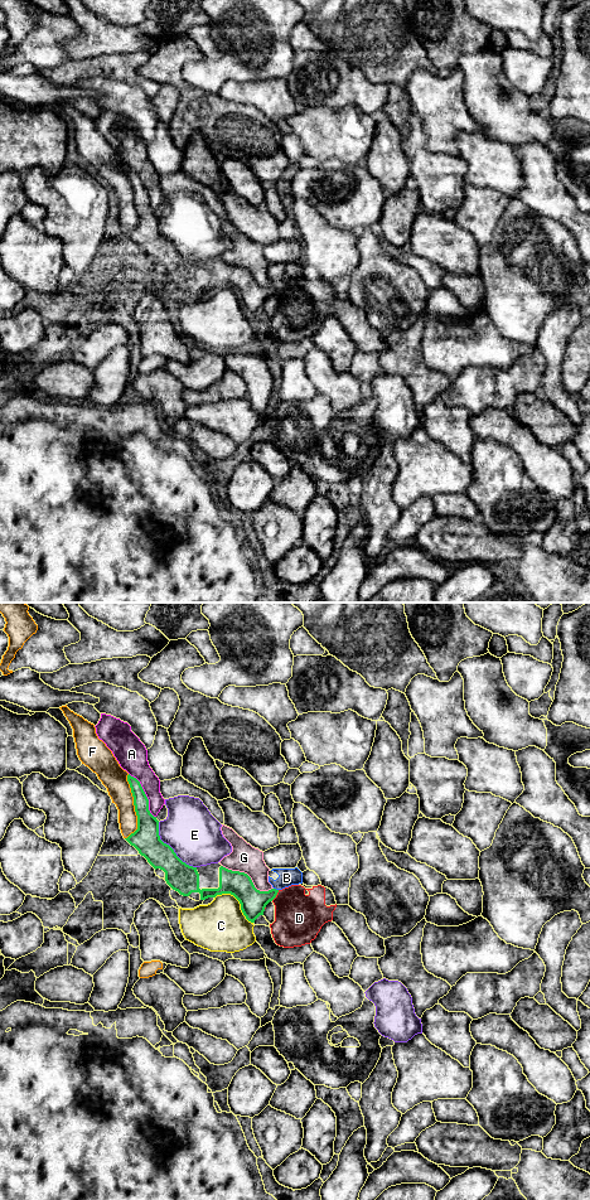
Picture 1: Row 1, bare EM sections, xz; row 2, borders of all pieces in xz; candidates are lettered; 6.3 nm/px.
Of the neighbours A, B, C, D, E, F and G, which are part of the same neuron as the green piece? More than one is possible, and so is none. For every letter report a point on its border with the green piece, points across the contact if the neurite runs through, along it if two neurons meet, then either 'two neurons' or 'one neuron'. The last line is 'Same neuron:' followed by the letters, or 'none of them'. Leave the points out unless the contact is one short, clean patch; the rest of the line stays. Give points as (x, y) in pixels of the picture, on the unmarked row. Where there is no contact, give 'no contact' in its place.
A: xz (145, 189) | two neurons
B: xz (275, 284) | along xz (274, 282), (277, 285) | two neurons
C: xz (238, 295) | along xz (214, 291), (231, 289), (238, 296), (242, 309), (252, 318) | two neurons
D: xz (276, 289) | two neurons
E: xz (170, 242) | two neurons
F: xz (135, 202) | two neurons
G: xz (250, 272) | two neurons
Same neuron: none of them

